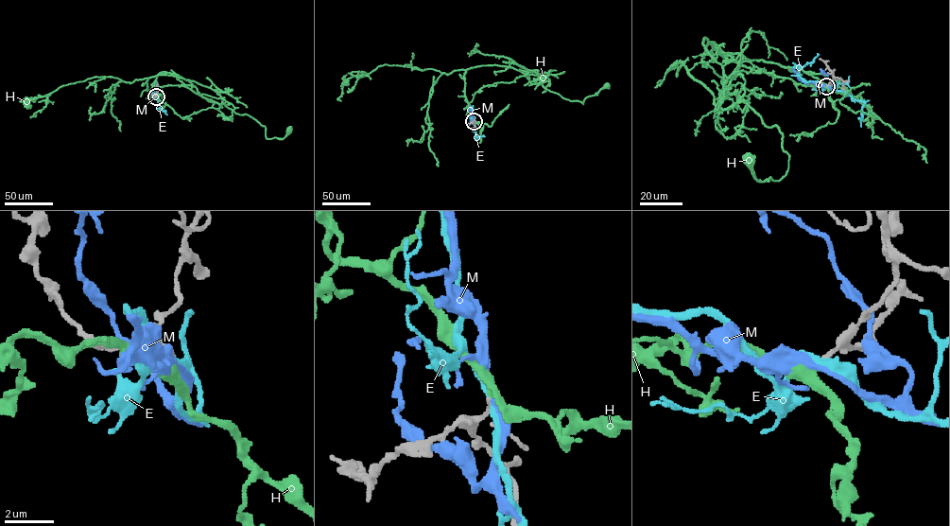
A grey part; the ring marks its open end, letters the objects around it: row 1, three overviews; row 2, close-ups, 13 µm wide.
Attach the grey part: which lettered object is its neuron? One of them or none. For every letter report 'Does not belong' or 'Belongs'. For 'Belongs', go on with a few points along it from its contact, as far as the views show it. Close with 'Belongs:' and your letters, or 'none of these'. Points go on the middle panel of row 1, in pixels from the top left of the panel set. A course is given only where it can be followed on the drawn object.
E: Does not belong
H: Belongs. Its course: (474, 121), (465, 96), (464, 76), (471, 67), (507, 66), (544, 76), (537, 84), (583, 103), (607, 84)
M: Does not belong
Belongs: H

